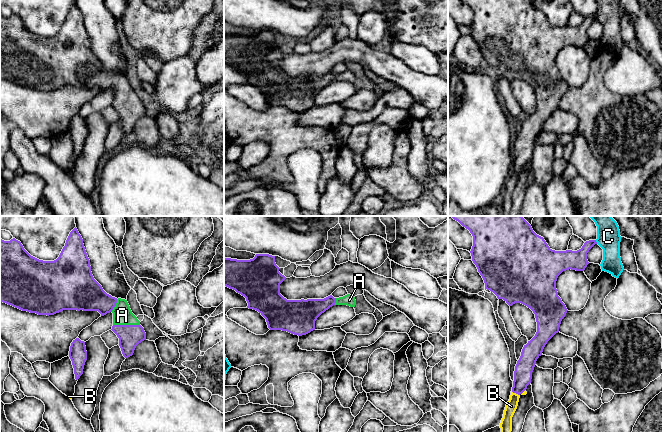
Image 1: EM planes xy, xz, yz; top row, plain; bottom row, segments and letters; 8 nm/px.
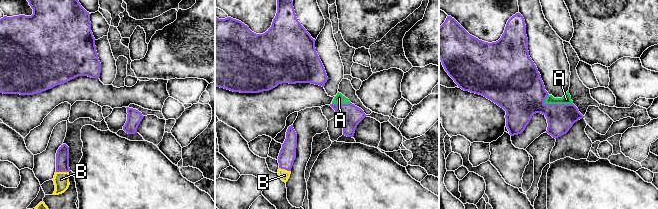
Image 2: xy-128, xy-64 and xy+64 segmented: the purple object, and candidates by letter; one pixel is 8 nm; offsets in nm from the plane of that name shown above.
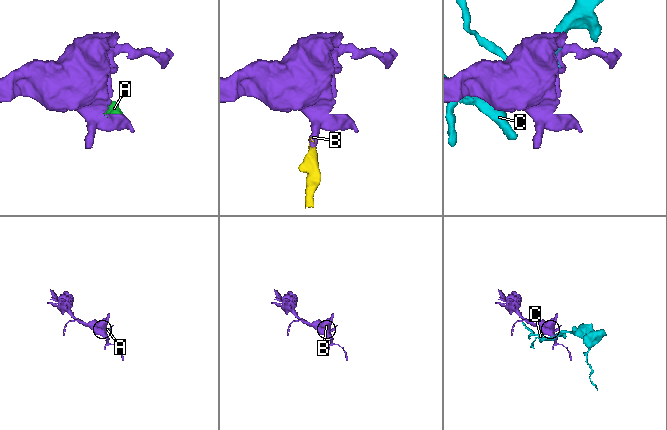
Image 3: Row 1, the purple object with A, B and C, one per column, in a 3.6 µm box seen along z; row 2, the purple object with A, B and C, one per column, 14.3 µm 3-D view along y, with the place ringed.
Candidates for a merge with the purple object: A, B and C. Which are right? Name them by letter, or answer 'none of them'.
A, B

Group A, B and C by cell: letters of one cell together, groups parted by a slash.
A B / C

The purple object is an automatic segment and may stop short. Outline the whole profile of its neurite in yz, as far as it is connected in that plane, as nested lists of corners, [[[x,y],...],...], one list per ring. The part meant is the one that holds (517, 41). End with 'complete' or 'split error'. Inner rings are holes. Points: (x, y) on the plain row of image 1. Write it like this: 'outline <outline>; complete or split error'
outline [[[461,0],[473,12],[473,22],[470,27],[472,37],[482,52],[485,65],[493,68],[498,75],[503,75],[509,82],[521,79],[535,90],[537,108],[524,121],[521,132],[514,147],[513,163],[510,175],[506,180],[500,199],[501,216],[510,216],[512,193],[517,185],[520,171],[526,171],[527,162],[531,159],[532,148],[537,135],[542,131],[547,118],[559,108],[562,95],[567,84],[558,72],[556,57],[566,46],[584,47],[589,40],[587,29],[597,20],[589,16],[577,27],[552,26],[543,13],[537,11],[530,0]]]; split error

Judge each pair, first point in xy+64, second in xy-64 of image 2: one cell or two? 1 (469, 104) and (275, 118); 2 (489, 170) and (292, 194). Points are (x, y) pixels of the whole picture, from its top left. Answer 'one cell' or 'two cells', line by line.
1: one cell
2: two cells

